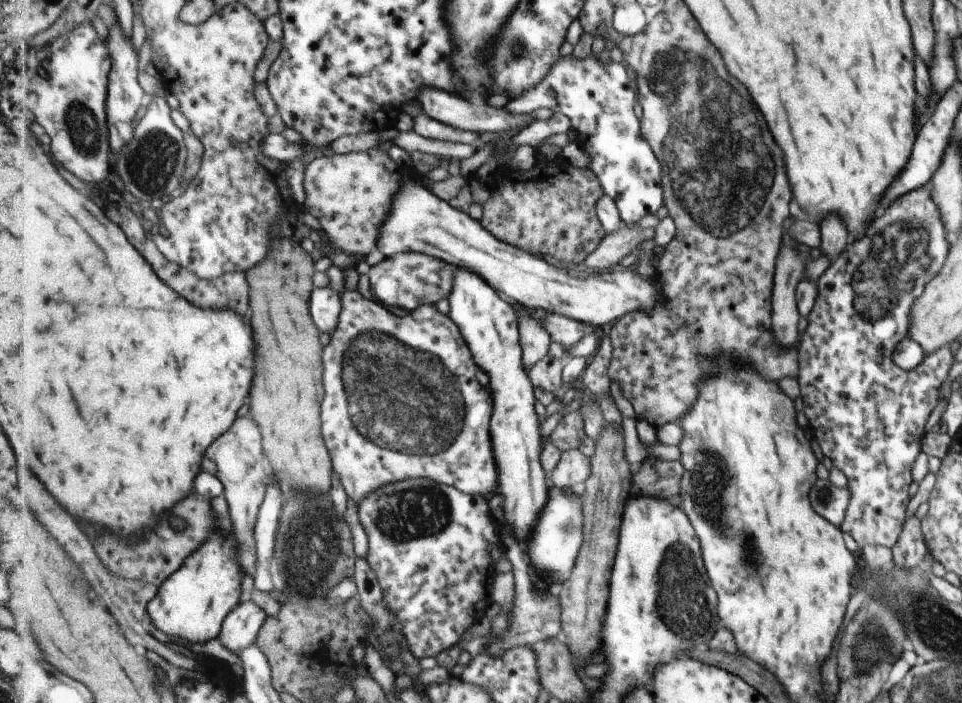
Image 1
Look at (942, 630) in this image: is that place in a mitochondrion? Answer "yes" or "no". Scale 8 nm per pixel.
yes

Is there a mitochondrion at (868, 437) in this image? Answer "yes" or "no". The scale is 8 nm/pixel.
no

